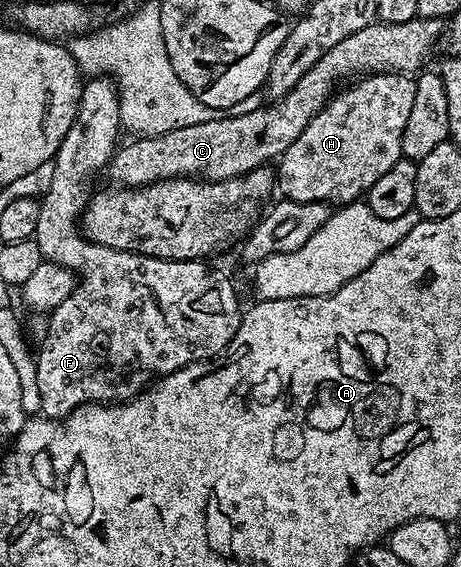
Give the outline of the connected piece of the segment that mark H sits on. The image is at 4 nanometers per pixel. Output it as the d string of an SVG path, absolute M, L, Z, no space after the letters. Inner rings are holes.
M379 73L376 80L363 84L367 85L362 93L339 92L329 98L308 127L304 127L300 139L296 139L277 162L277 192L287 201L324 201L334 207L359 200L380 175L403 160L404 127L416 100L414 82L415 78L405 73ZM390 109L394 109L394 125L370 125L384 120Z

